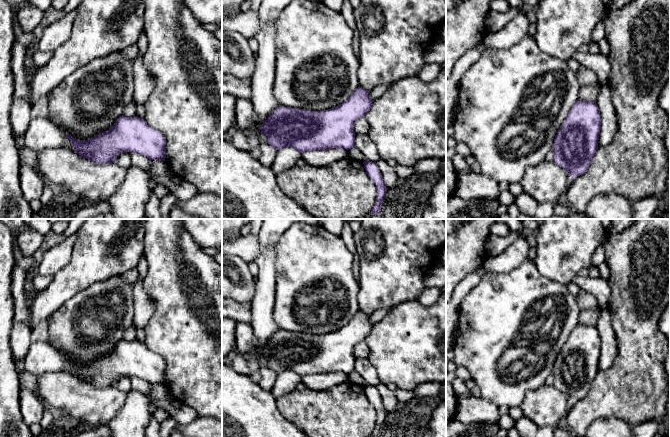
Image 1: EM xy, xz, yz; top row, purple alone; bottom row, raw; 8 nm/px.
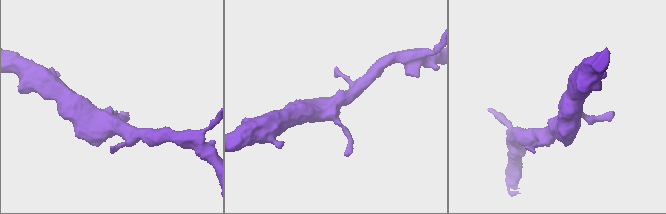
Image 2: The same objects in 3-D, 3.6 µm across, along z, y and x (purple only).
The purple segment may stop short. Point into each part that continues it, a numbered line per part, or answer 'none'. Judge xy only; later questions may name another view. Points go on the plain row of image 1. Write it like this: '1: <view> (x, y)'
none

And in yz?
none

